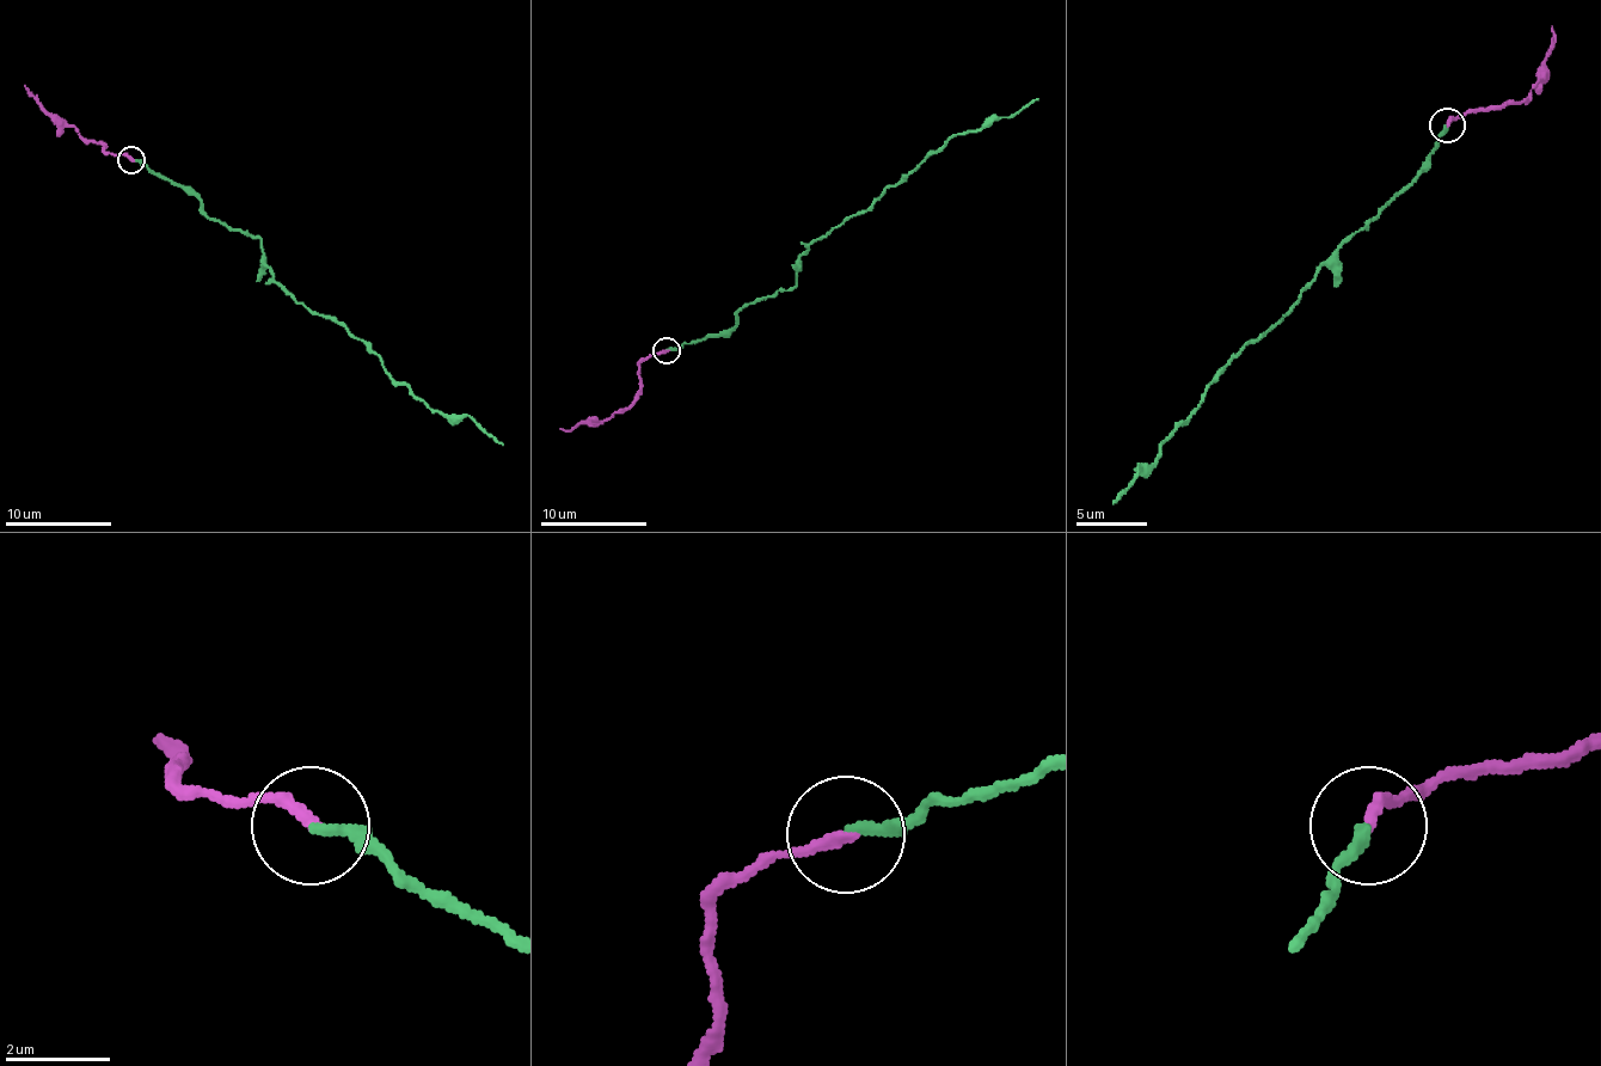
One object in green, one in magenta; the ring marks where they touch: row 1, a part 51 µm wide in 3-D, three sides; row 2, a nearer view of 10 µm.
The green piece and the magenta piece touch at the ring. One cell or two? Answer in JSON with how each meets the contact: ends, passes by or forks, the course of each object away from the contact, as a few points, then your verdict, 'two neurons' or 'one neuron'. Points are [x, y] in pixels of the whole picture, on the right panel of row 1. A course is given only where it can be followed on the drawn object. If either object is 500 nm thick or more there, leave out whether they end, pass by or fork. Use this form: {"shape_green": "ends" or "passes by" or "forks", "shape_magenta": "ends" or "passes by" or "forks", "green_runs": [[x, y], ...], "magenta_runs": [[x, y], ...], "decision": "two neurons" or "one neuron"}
{"shape_green": "ends", "shape_magenta": "ends", "green_runs": [[1447, 124], [1429, 163], [1231, 361], [1202, 404], [1160, 442], [1153, 464], [1139, 464], [1139, 475], [1114, 503]], "magenta_runs": [[1447, 124], [1464, 114], [1500, 110], [1525, 99], [1543, 78], [1552, 25]], "decision": "one neuron"}

